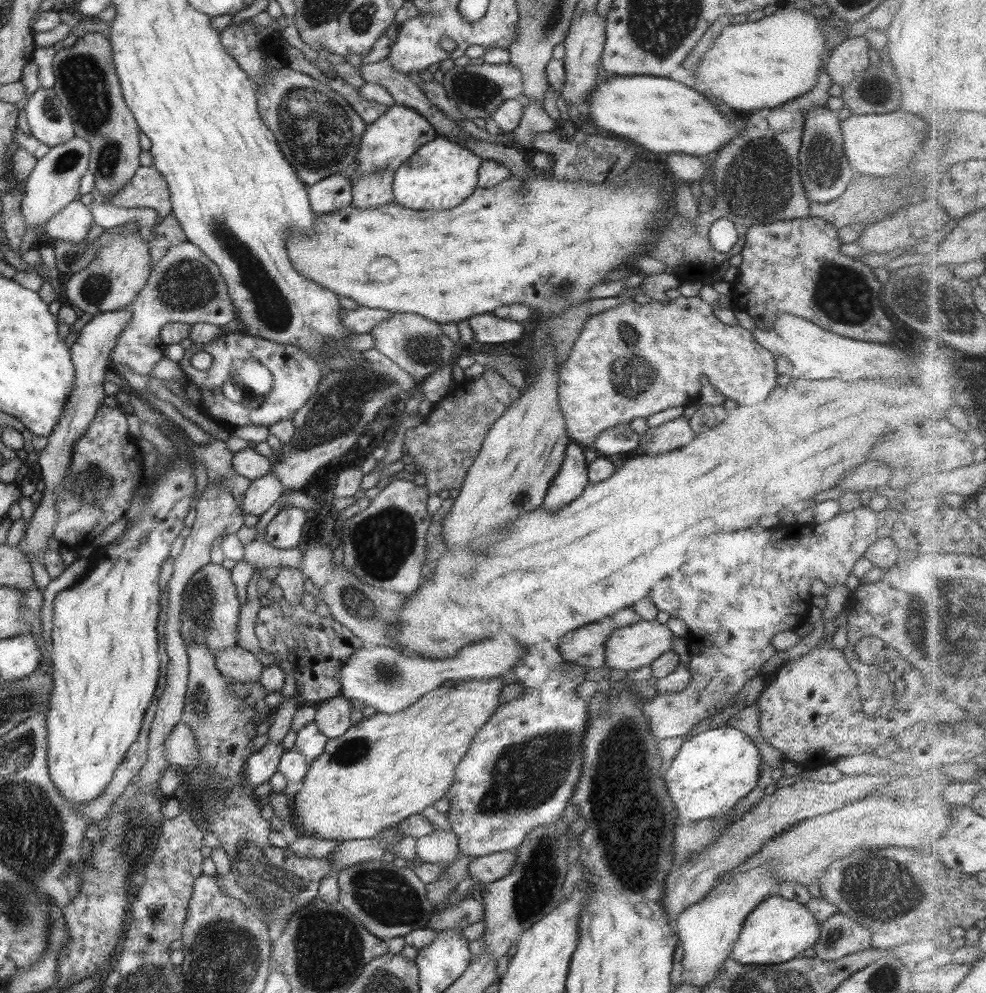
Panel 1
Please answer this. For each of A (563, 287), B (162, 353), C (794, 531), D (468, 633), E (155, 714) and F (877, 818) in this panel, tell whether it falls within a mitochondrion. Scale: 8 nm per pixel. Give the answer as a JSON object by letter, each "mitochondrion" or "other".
{"A":"mitochondrion","B":"other","C":"other","D":"other","E":"other","F":"other"}

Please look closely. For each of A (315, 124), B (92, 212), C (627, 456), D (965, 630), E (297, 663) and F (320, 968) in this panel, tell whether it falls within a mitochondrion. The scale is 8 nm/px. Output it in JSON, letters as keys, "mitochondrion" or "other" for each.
{"A":"mitochondrion","B":"other","C":"other","D":"mitochondrion","E":"other","F":"mitochondrion"}

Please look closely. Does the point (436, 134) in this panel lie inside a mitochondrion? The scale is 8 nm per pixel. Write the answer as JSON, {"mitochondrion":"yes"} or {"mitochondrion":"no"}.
{"mitochondrion":"no"}

